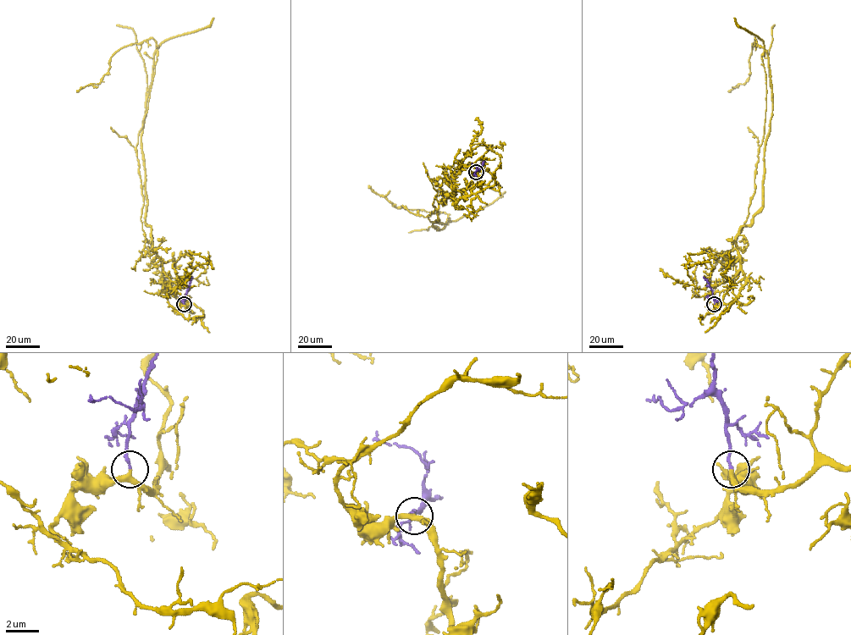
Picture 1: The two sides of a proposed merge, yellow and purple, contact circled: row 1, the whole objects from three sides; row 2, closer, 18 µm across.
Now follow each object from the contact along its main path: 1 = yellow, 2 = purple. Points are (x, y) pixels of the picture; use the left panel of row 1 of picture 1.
1: (184, 304), (190, 303), (164, 284), (146, 223), (141, 135), (157, 50), (135, 148), (144, 247), (130, 267)
2: (184, 304), (192, 277)

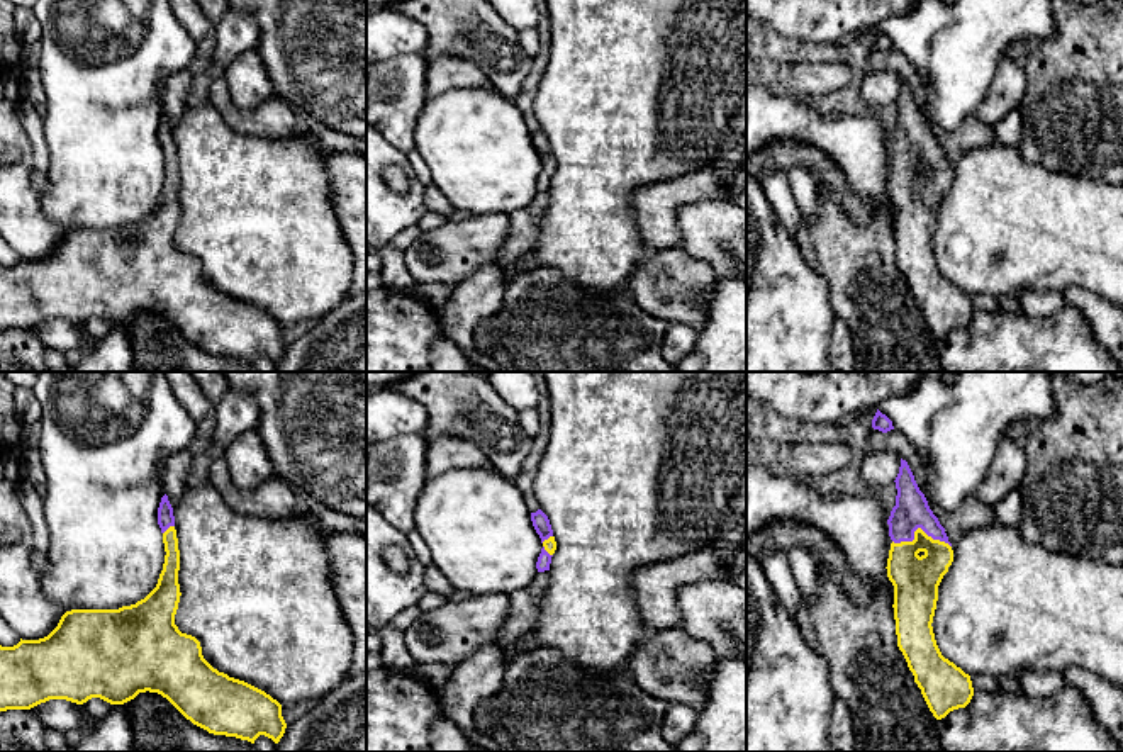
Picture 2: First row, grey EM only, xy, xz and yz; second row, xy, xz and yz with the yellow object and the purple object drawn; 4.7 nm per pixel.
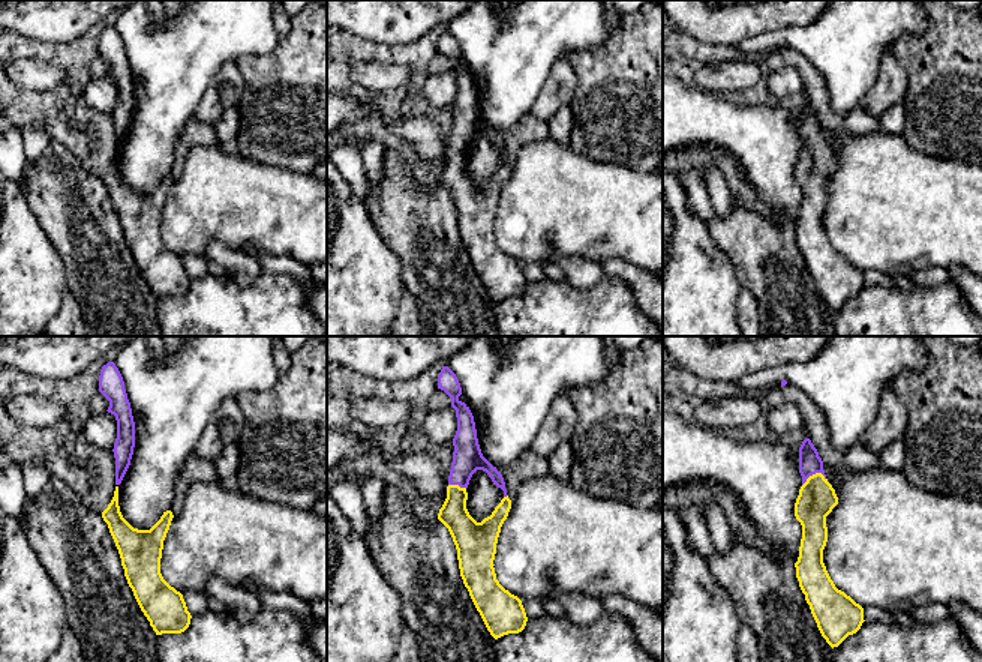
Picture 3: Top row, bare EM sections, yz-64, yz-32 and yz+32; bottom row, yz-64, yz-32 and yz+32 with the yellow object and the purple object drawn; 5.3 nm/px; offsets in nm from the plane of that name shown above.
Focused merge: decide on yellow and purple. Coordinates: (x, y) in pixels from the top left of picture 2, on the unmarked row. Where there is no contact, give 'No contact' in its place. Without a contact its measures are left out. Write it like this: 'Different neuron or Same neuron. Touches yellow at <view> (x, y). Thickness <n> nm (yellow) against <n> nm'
Same neuron. Touches yellow at yz (920, 148). Thickness 220 nm (yellow) against 170 nm

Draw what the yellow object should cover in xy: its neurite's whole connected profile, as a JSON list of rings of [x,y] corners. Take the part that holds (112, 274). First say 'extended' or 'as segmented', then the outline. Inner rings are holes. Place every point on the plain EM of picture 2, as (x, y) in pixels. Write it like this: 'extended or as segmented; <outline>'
extended; [[[165,114],[158,127],[165,183],[156,207],[141,221],[119,229],[71,229],[44,258],[0,265],[0,331],[31,329],[49,319],[83,324],[100,317],[124,324],[139,312],[158,312],[187,340],[214,355],[254,363],[260,355],[275,363],[285,353],[282,324],[265,311],[214,289],[202,275],[200,261],[175,244],[180,222],[180,170],[173,127]]]

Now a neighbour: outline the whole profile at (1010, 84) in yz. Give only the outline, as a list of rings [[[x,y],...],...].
[[[1004,54],[975,117],[994,127],[1013,109],[1021,107],[1026,88],[1026,73],[1009,54]]]

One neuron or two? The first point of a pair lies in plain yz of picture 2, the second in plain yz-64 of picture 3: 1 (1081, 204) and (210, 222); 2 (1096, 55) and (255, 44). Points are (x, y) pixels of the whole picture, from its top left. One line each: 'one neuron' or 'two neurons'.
1: one neuron
2: two neurons

